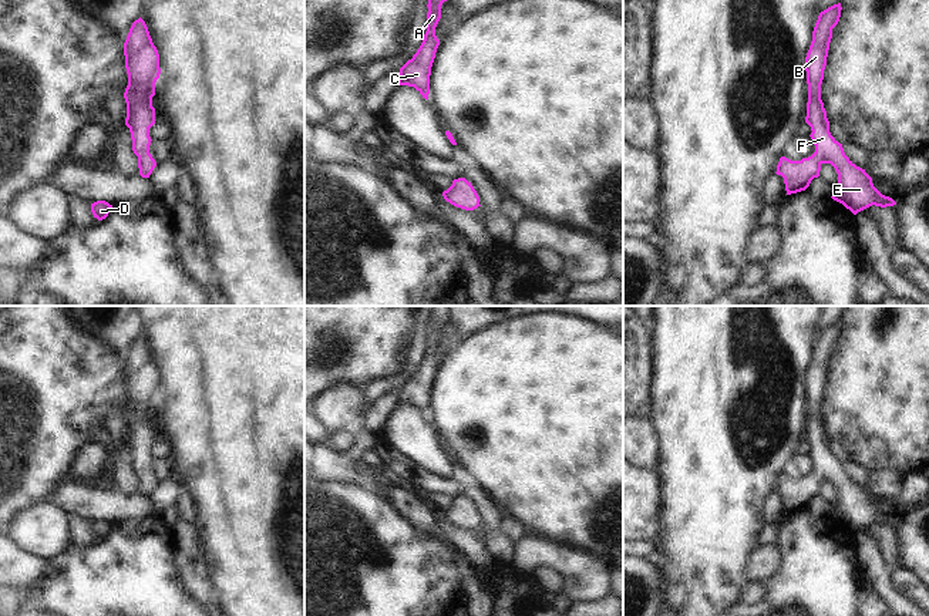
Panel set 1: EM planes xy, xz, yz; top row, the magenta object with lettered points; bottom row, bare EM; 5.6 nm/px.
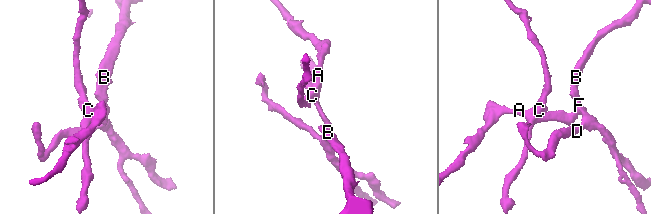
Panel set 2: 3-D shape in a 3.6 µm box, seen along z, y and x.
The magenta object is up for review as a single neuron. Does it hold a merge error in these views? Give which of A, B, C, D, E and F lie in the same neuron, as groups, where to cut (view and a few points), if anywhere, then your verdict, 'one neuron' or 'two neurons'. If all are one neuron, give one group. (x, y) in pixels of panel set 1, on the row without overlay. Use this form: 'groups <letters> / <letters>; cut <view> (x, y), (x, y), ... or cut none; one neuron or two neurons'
groups A B C D E F; cut none; one neuron

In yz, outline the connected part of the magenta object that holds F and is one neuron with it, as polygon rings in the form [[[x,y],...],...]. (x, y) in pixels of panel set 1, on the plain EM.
[[[838,322],[819,331],[805,376],[808,403],[805,441],[811,445],[809,455],[815,464],[815,471],[801,479],[781,475],[775,492],[784,496],[787,514],[791,514],[805,509],[811,499],[819,495],[821,484],[831,482],[838,492],[838,508],[831,516],[856,533],[872,524],[886,526],[896,524],[896,521],[874,505],[872,496],[845,474],[842,462],[829,451],[829,440],[821,418],[821,403],[832,347],[839,340],[841,329],[841,322]]]

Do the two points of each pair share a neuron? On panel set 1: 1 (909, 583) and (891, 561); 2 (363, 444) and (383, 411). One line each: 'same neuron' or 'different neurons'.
1: different neurons
2: different neurons

